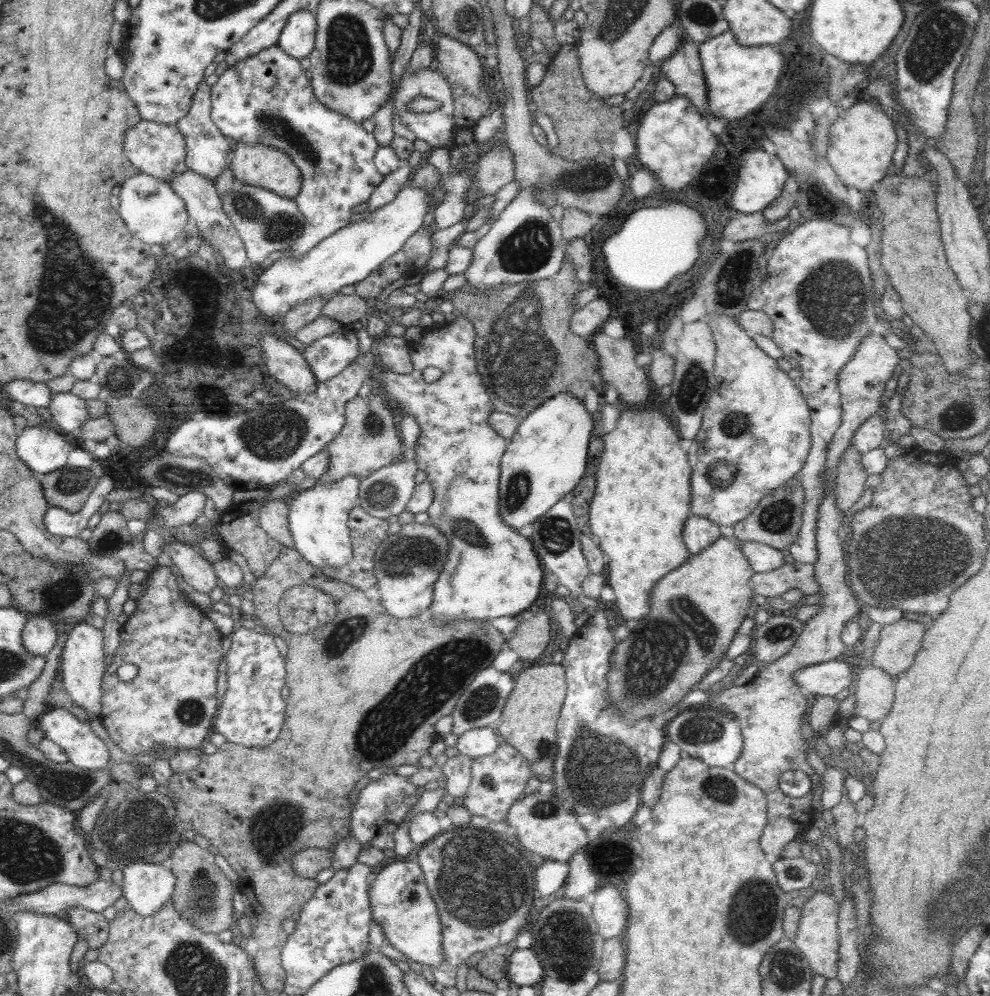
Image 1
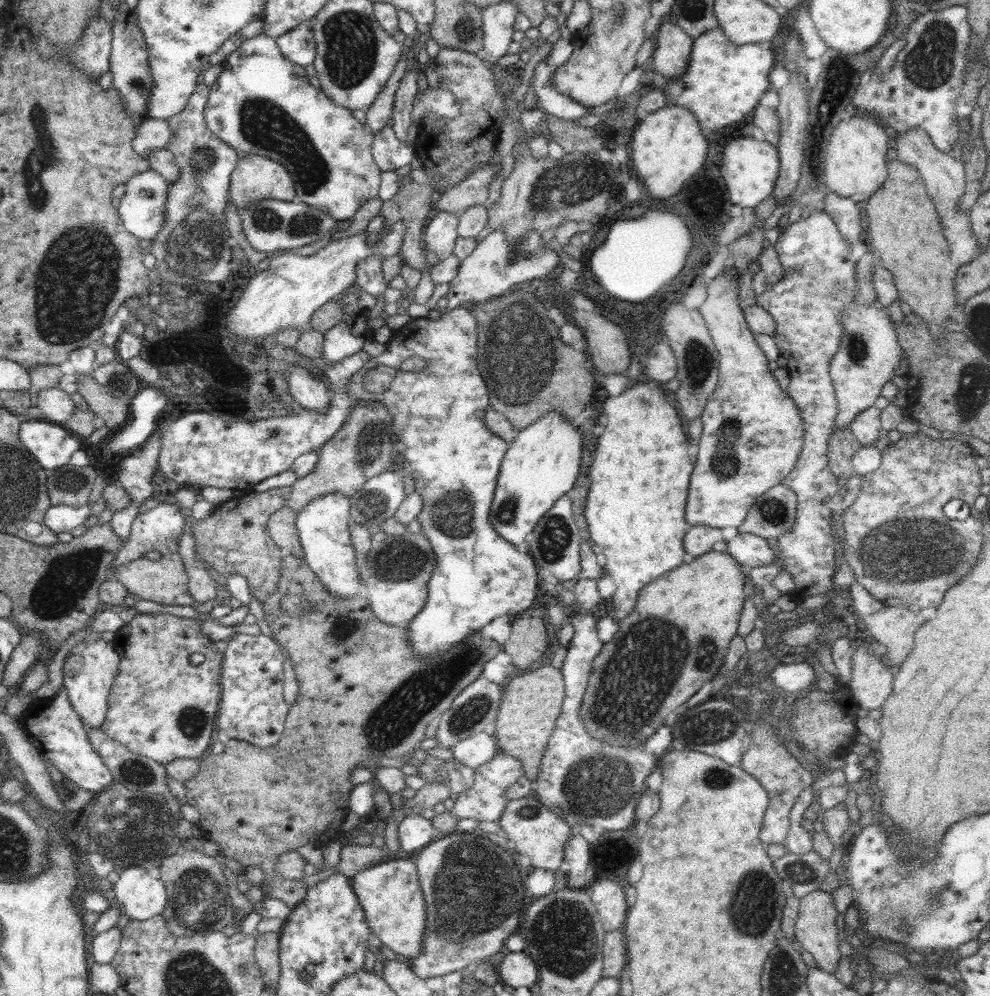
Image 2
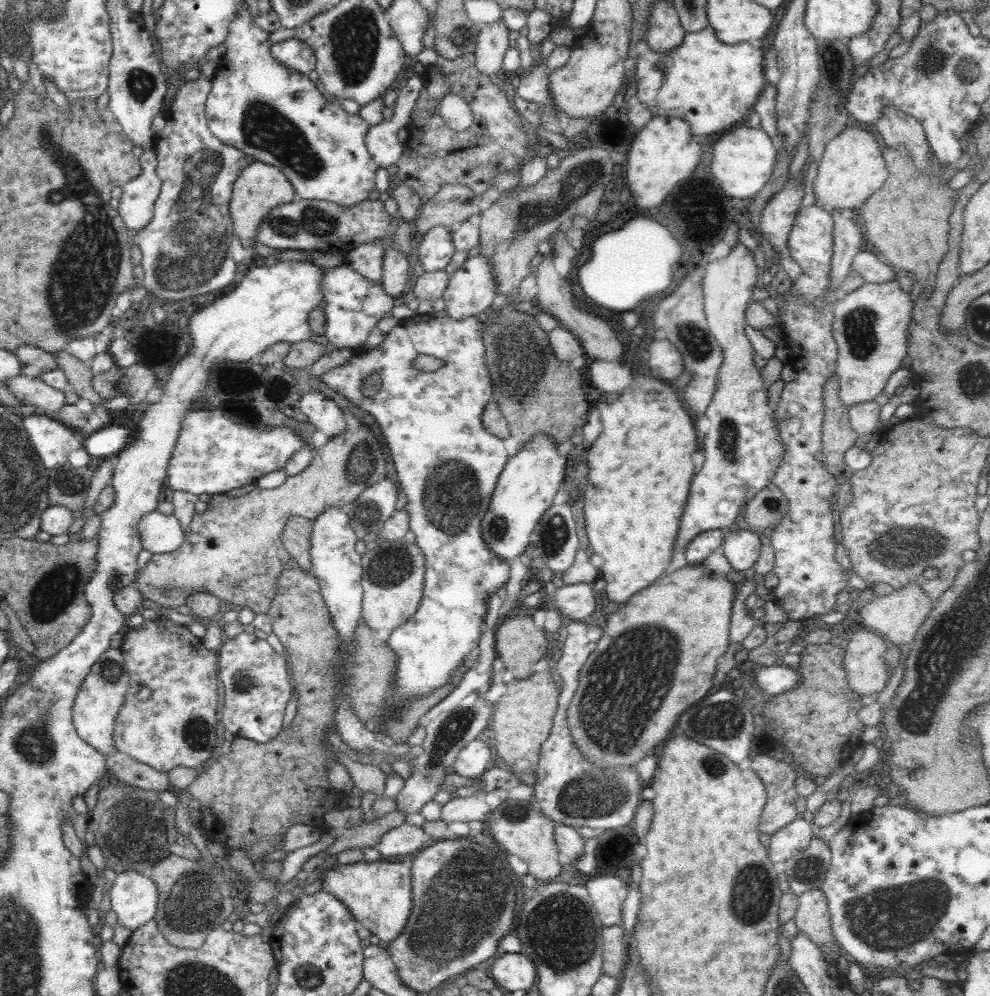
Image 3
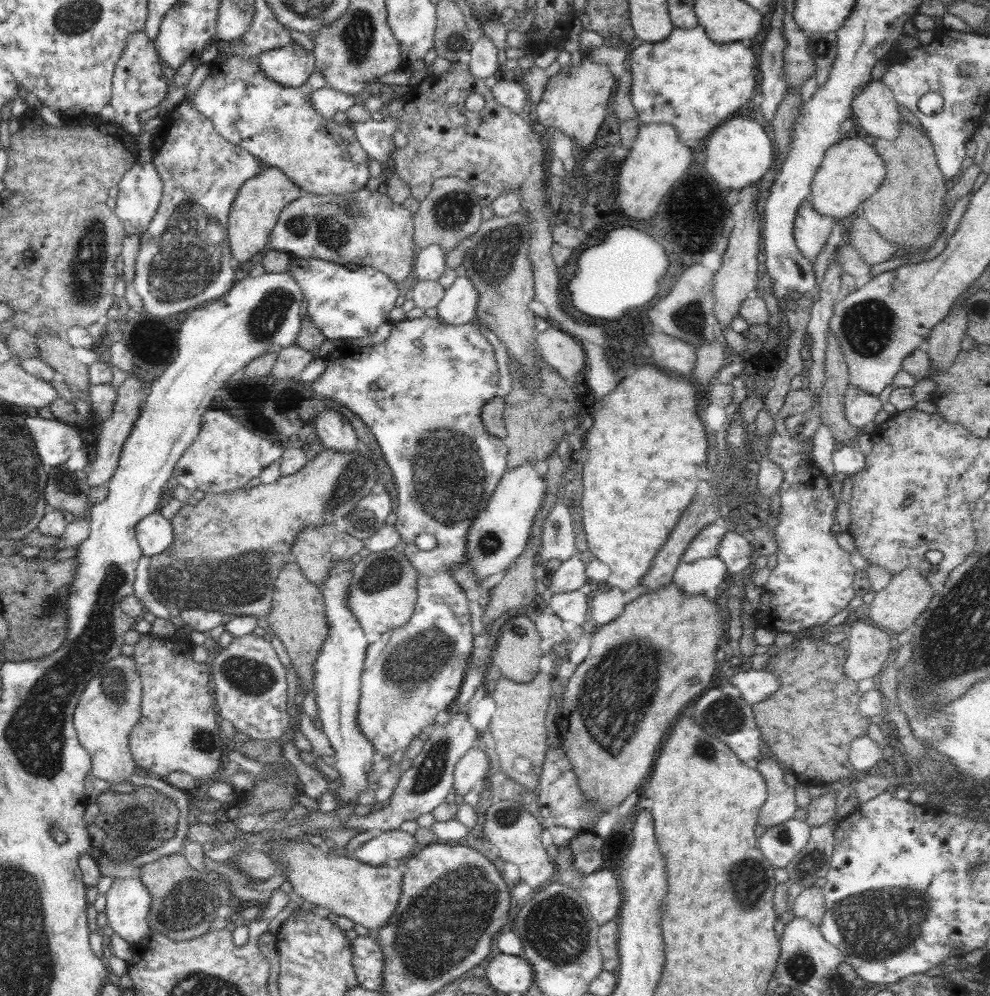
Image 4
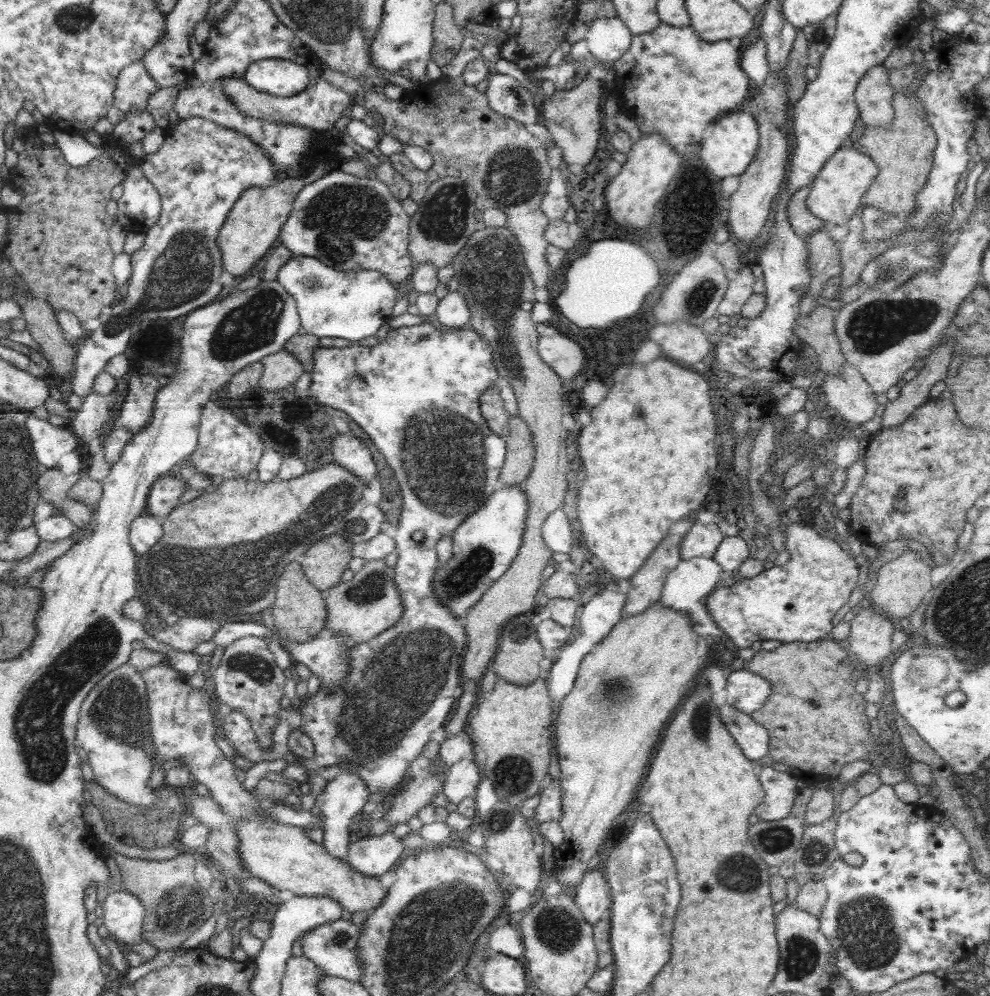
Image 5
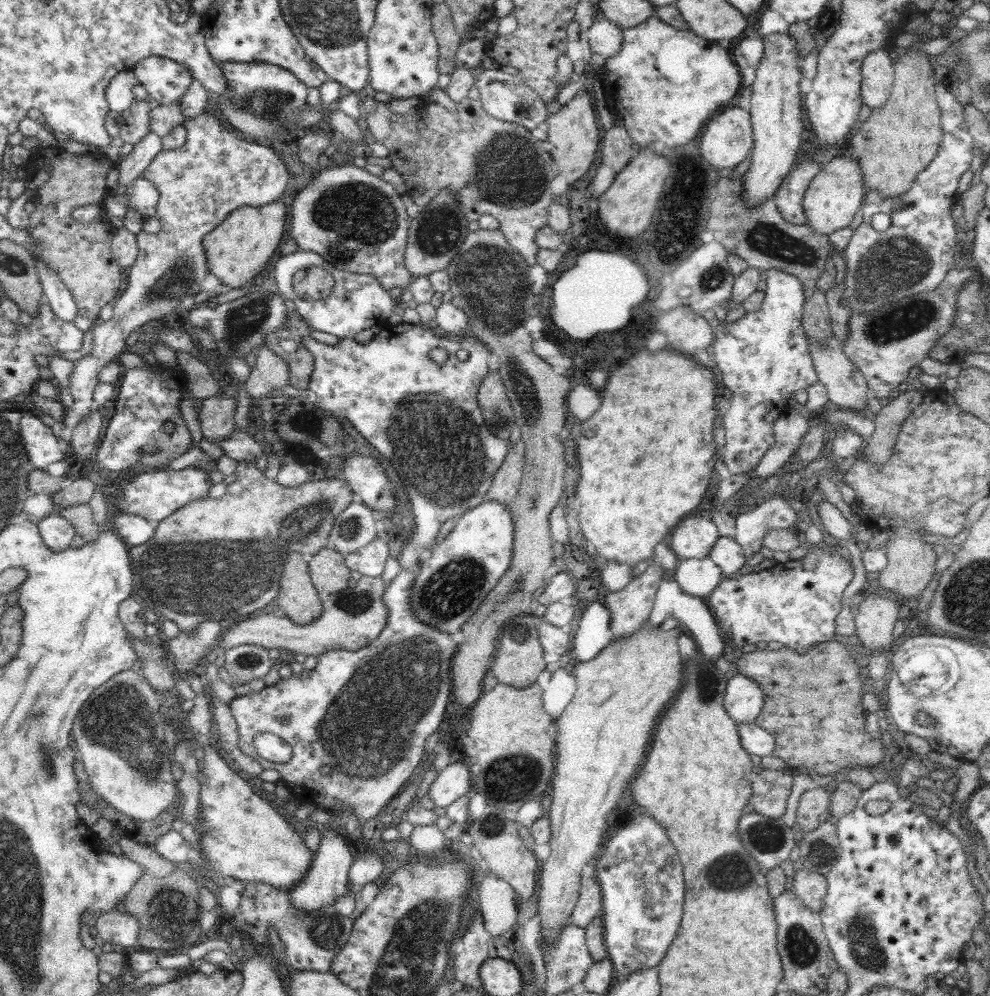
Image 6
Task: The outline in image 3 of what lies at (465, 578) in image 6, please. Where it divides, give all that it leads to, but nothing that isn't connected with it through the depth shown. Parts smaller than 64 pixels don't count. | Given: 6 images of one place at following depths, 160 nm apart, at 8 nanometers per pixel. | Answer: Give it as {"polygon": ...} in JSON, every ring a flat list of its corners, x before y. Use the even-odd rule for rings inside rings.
{"polygon":[[537,432,532,440,522,444,522,448,506,462,498,476,490,505,481,520,482,538,495,556,512,560,526,550,528,537,535,532,542,515,552,505,560,484,568,476,571,459,567,460,560,455,559,446,549,434]]}

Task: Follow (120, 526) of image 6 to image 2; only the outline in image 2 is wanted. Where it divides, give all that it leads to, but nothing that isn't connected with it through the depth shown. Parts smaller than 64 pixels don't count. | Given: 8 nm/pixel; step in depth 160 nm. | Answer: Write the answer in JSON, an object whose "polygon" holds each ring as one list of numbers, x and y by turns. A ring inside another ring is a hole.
{"polygon":[[165,502,142,511,133,520,130,536,123,542,111,566,126,564,152,550,162,555,175,552,183,533,184,513,176,504]]}

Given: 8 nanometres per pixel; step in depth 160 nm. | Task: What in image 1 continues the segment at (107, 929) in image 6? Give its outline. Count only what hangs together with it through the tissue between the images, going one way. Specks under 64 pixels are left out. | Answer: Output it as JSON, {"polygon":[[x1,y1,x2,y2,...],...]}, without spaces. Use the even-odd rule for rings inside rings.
{"polygon":[[134,862,126,865,123,873,123,898,140,916,156,914,171,900,176,877,168,864]]}

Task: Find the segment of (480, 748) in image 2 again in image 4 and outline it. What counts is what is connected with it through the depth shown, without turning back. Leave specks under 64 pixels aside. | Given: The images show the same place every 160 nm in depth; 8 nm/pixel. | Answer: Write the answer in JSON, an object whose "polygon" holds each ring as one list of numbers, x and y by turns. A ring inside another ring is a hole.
{"polygon":[[471,747,456,763,452,792,464,796,473,788,480,788,491,772,489,757,482,749]]}

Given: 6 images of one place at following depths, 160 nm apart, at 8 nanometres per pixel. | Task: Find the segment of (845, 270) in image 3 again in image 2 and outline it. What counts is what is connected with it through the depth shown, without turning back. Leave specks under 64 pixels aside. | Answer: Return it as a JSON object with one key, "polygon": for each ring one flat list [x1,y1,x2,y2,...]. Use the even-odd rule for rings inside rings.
{"polygon":[[829,198,829,213,840,234,849,244,856,244,864,238,865,230,860,225,860,210,850,198]]}

